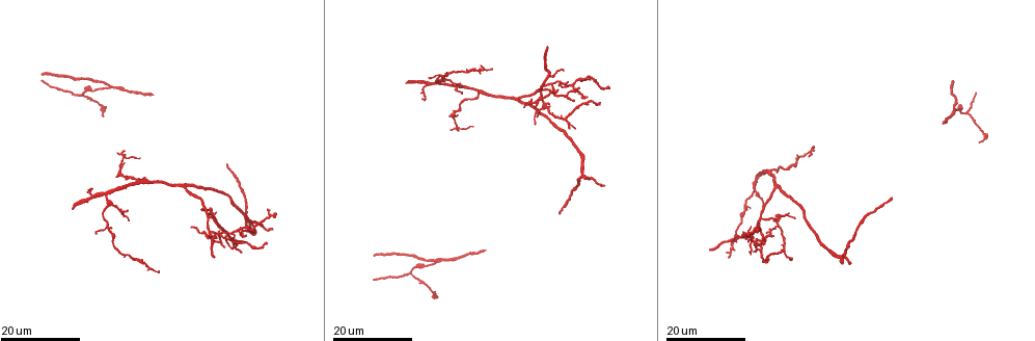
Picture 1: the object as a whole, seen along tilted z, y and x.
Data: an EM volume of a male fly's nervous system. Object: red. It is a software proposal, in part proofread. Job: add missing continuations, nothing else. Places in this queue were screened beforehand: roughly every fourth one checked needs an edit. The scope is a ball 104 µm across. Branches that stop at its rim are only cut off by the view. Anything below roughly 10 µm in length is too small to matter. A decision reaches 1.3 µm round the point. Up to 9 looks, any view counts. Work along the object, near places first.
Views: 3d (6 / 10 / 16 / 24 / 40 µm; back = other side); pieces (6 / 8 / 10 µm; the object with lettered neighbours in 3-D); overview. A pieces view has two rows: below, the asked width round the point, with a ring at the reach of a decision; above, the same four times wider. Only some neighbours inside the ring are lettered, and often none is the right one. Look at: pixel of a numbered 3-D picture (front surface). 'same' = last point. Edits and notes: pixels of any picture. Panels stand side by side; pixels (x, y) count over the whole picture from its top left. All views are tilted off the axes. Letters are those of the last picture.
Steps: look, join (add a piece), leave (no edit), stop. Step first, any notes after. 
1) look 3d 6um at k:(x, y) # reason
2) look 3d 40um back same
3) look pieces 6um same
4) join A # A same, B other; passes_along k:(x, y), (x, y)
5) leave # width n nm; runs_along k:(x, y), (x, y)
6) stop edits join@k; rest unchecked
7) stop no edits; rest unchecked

look 3d 24um at 1:(420, 100) # tapers out

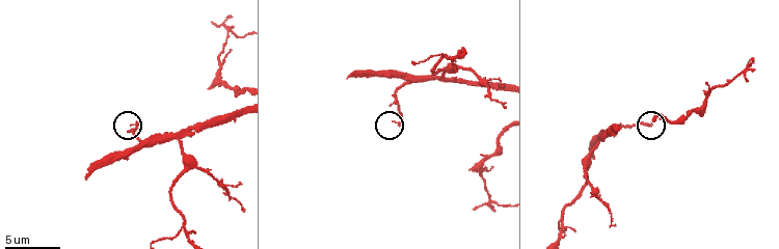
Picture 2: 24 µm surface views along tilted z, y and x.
look pieces 8um at 2:(392, 121) # what lies round it

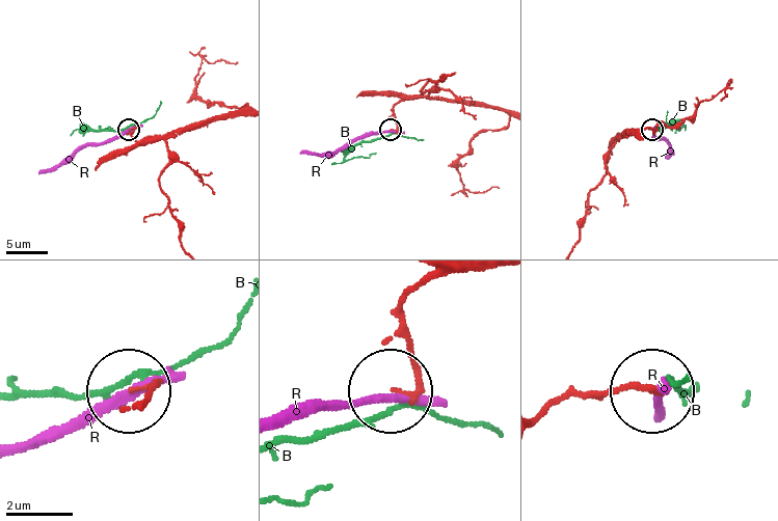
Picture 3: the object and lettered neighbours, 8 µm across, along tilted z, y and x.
join B # width 140 nm; B same, R other; it goes on there

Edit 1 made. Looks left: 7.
look overview # see it whole again

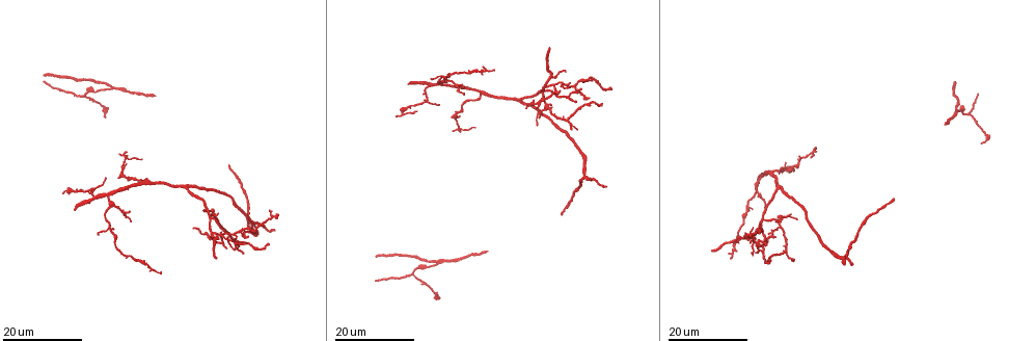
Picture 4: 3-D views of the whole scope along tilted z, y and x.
look 3d 16um at 4:(575, 100) # tapers out

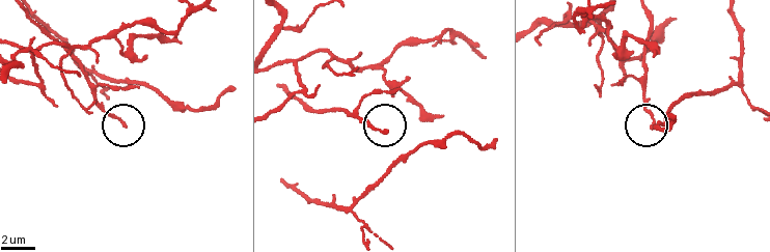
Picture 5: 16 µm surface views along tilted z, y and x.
look pieces 6um at 5:(124, 124)

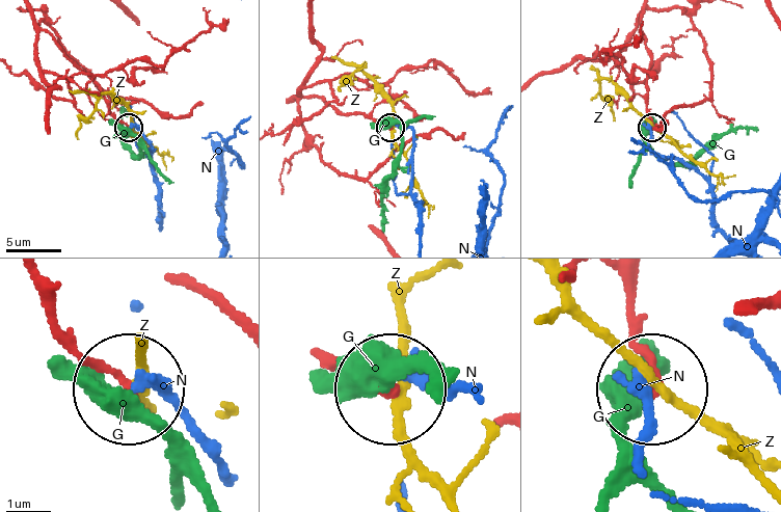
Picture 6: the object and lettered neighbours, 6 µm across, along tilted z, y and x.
leave # G other, N other, Z other; no lettered piece goes on from it

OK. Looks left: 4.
look 3d 24um at 4:(273, 231) # an open end

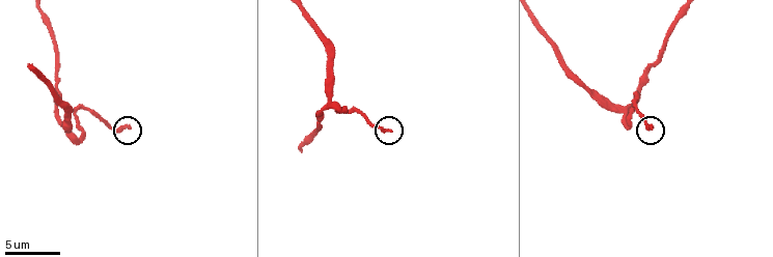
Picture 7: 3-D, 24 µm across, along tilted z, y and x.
look pieces 6um at 7:(391, 131)

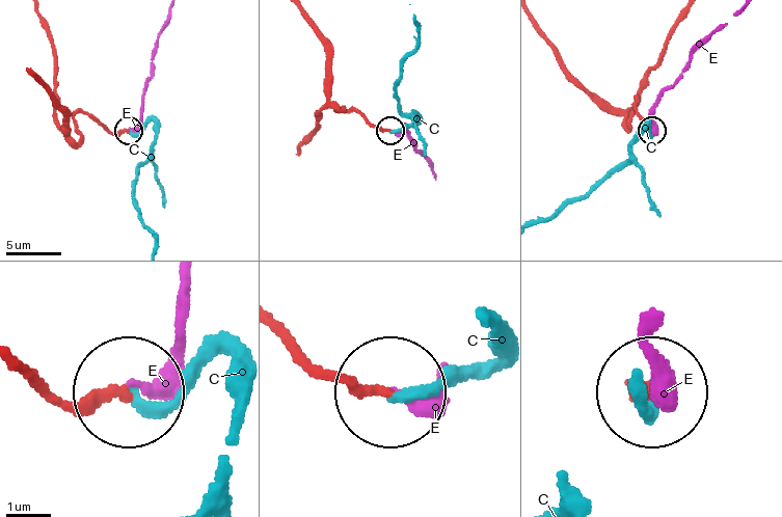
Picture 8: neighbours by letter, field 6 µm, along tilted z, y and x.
join E # width 220 nm; C other, E same; the cell continues

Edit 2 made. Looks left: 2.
look 3d 24um at 4:(269, 243) # an open end

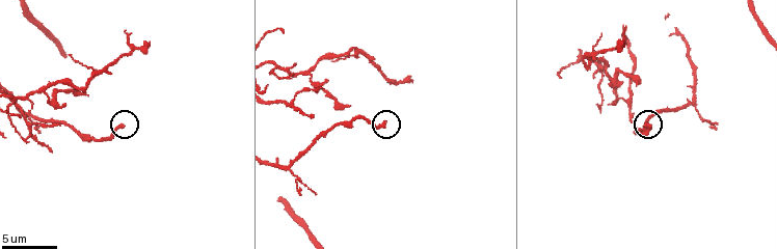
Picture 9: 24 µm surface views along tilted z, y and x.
look pieces 6um at 9:(383, 126) # see the neighbours

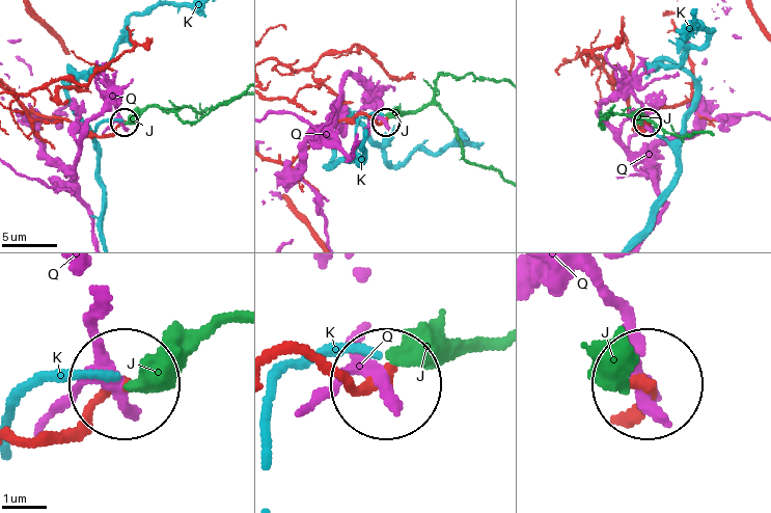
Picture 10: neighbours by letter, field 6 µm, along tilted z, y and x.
join J # J same, K other, Q other; it goes on there

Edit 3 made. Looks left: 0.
stop edits join@3, join@8, join@10; rest unchecked

